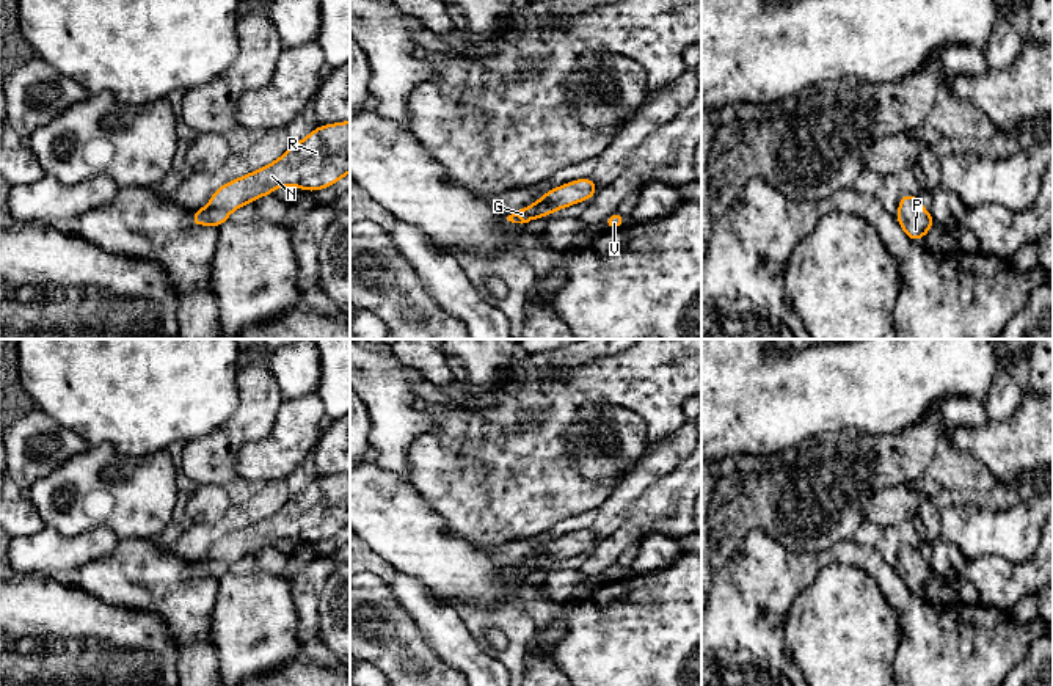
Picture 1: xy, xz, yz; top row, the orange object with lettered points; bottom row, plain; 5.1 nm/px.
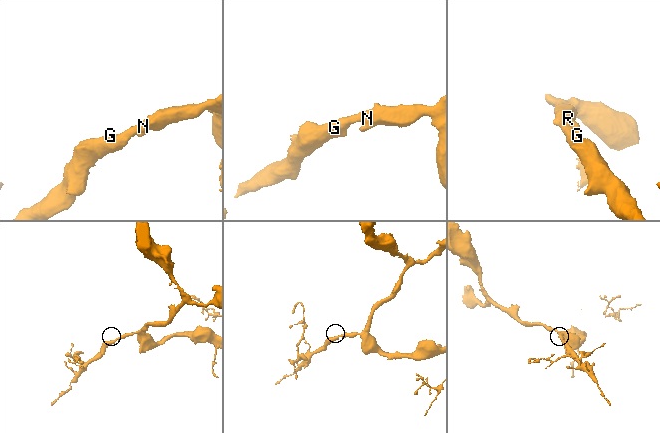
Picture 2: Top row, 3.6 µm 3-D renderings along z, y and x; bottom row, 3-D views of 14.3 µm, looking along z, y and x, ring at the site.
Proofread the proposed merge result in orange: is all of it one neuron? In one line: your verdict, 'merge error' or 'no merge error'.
no merge error

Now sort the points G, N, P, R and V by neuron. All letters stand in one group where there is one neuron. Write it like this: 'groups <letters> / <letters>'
groups G N P R V

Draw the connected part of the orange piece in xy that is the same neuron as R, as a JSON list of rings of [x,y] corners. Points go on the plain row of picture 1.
[[[350,473],[317,477],[270,516],[218,538],[206,559],[190,570],[193,578],[215,578],[248,554],[273,546],[282,537],[319,543],[350,524]]]

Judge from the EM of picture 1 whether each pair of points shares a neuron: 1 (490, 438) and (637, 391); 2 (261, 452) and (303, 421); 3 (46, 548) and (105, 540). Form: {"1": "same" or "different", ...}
{"1": "same", "2": "same", "3": "same"}

